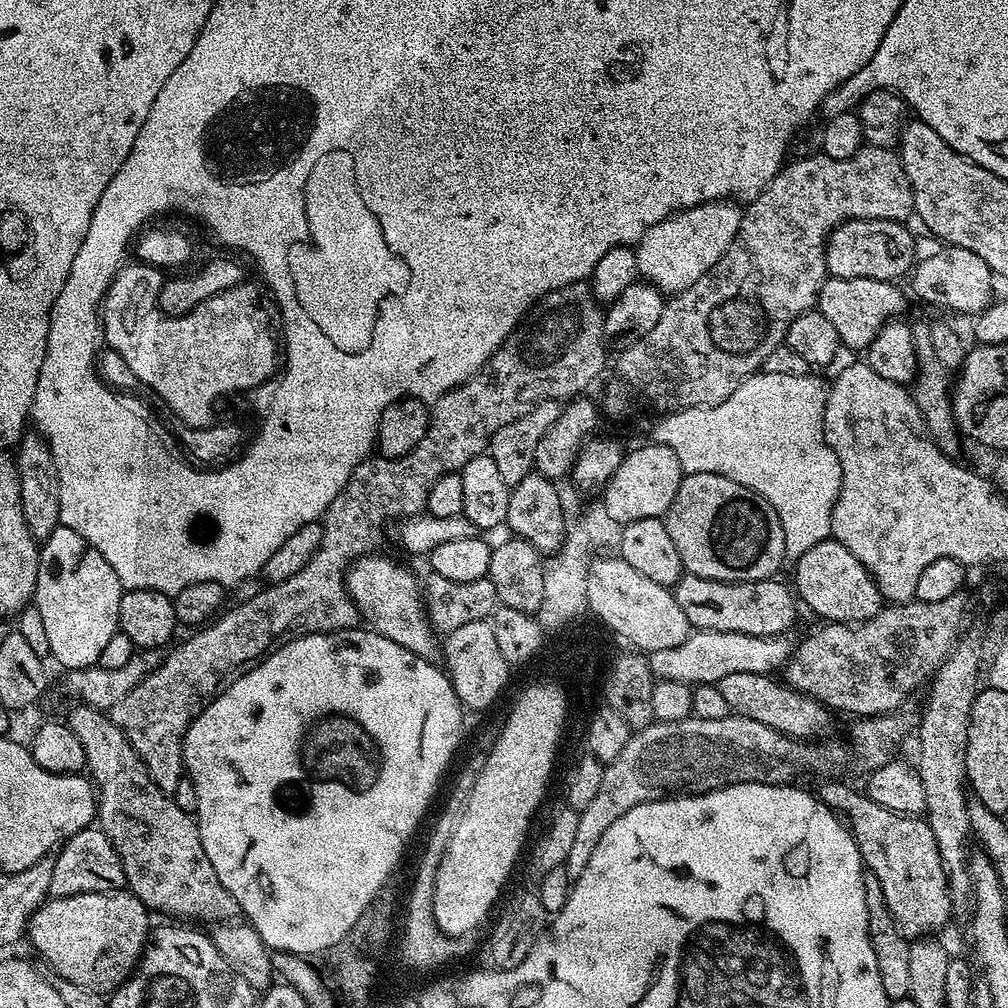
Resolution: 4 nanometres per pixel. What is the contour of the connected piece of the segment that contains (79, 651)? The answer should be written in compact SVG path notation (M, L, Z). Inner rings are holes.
M57 526L39 545L40 561L34 607L42 614L42 626L50 638L50 656L64 670L99 665L102 649L120 627L118 606L125 594L118 574L74 530Z

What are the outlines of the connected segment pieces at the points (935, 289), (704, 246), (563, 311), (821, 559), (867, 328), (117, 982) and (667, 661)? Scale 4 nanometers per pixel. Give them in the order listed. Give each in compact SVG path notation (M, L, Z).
M944 246L941 252L936 252L933 256L928 256L915 265L911 273L912 280L911 295L917 296L920 300L925 300L928 304L938 304L944 308L949 308L952 312L972 312L979 314L993 303L992 280L994 273L978 254L973 254L971 250L962 250Z
M728 198L685 208L683 212L673 212L662 222L650 226L635 245L637 273L665 294L675 294L694 286L694 282L698 282L698 278L702 278L702 274L716 265L726 254L726 250L730 250L730 242L734 242L734 234L738 234L738 226L743 217L741 205Z
M588 282L567 284L543 296L526 319L505 338L504 345L484 363L482 370L478 370L478 374L434 401L426 434L422 442L414 446L414 450L405 456L373 454L367 460L361 460L338 498L334 498L322 517L324 533L318 554L314 554L314 558L310 558L310 562L306 562L306 566L302 566L294 578L261 587L260 593L254 598L233 603L232 609L229 607L221 611L211 622L193 631L196 633L178 645L169 656L165 655L152 673L138 682L138 686L134 686L134 690L130 690L122 702L111 708L112 720L123 732L130 734L134 750L147 766L150 778L154 778L163 792L175 794L178 782L185 779L184 736L208 703L220 696L238 678L242 678L242 674L254 670L254 666L258 666L291 640L319 632L342 632L361 623L361 614L348 593L346 573L349 564L373 551L372 543L379 538L380 527L387 516L407 518L421 515L428 507L434 482L443 476L459 473L466 462L470 462L470 458L485 455L492 443L492 435L502 430L506 422L514 422L514 418L530 414L534 406L547 400L567 402L587 393L584 391L599 378L604 368L604 313L605 309L592 293L592 285Z
M835 538L818 542L818 546L810 546L806 554L802 554L794 561L794 568L796 568L795 595L802 601L803 607L805 604L814 615L821 616L821 621L833 624L857 624L880 613L882 607L880 587L872 579L866 566L862 566L862 562L858 562L858 558L854 558L854 554L850 554L850 550L846 550L846 546L842 546Z
M829 278L820 288L820 297L816 299L815 307L824 315L826 322L834 326L841 345L853 350L867 350L884 324L905 315L904 307L909 297L906 292L904 297L900 286L890 280L874 278Z
M127 890L58 896L41 904L28 922L27 939L32 939L40 956L48 960L55 975L111 994L132 975L150 939L149 909Z
M689 631L686 639L678 642L678 646L670 646L670 650L654 650L647 653L648 665L656 680L682 682L689 686L697 684L719 685L726 674L772 674L783 669L785 660L792 654L793 641L788 641L787 635L782 636L751 636L741 632L702 632Z

